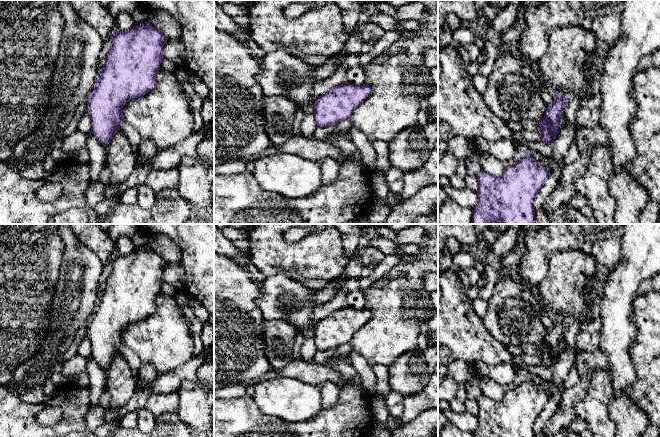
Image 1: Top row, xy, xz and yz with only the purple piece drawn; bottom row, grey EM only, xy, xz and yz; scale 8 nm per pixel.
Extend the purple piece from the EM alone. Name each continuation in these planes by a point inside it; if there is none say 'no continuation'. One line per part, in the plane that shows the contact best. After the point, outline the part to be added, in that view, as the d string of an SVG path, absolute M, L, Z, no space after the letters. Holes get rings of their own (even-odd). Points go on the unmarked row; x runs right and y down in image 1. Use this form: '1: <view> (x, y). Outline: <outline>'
no continuation

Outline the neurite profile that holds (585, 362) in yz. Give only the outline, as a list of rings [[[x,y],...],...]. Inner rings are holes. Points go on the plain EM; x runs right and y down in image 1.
[[[577,349],[574,356],[574,367],[579,373],[579,383],[587,389],[591,373],[593,371],[603,371],[608,368],[607,357],[601,349],[593,353]]]

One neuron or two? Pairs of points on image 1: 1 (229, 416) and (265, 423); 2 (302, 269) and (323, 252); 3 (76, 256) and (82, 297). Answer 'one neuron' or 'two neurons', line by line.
1: one neuron
2: one neuron
3: one neuron

